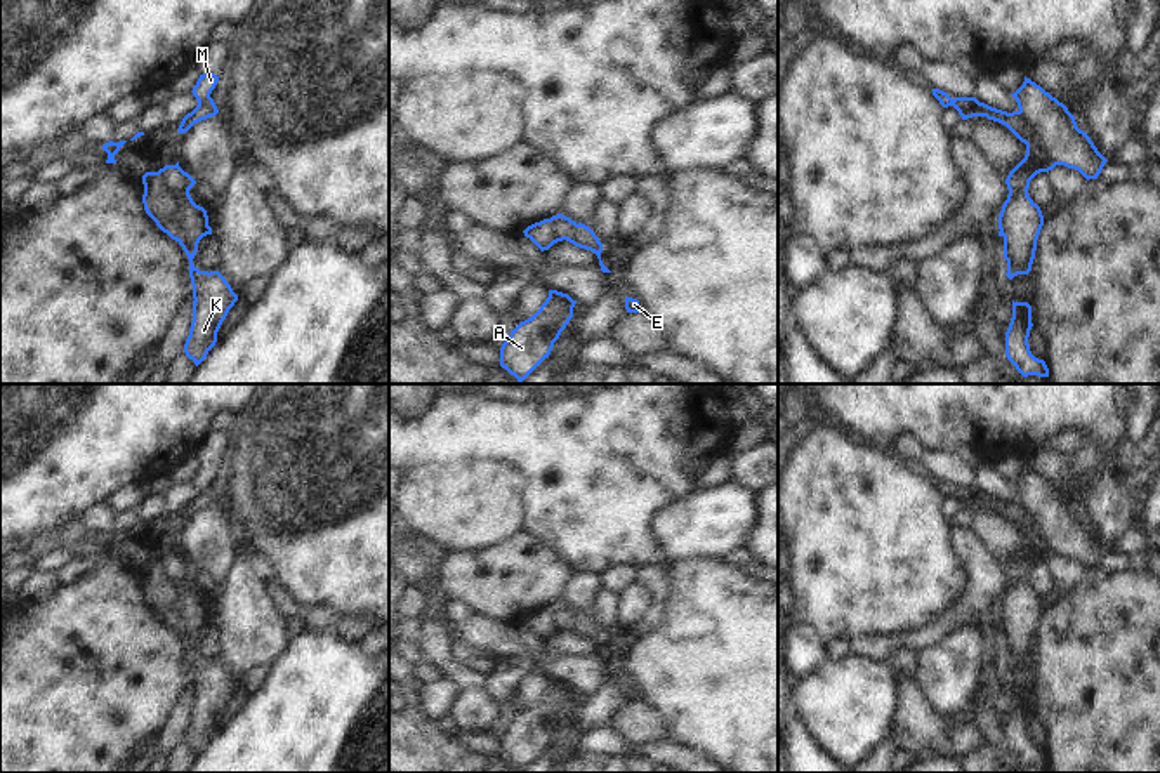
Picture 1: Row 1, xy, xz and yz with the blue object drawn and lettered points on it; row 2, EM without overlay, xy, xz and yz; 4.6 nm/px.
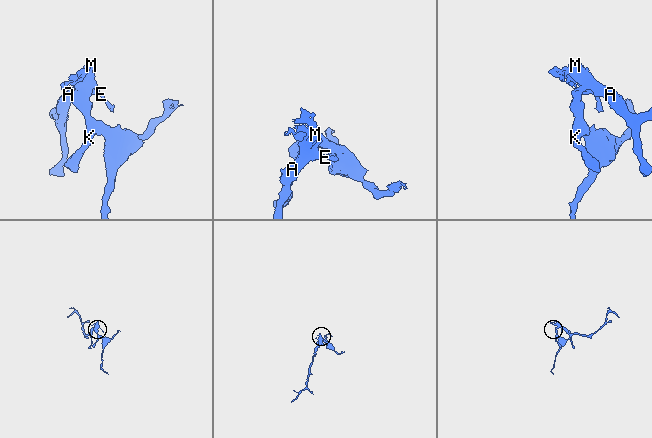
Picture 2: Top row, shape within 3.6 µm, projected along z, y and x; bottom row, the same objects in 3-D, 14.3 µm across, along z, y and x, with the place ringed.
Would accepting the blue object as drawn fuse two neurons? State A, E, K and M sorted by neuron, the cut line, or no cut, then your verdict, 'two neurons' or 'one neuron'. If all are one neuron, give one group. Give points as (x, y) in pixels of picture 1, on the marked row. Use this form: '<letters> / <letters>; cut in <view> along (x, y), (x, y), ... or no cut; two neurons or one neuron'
A E M / K; cut in xy along (157, 172), (176, 200), (176, 219), (183, 237), (179, 242); two neurons

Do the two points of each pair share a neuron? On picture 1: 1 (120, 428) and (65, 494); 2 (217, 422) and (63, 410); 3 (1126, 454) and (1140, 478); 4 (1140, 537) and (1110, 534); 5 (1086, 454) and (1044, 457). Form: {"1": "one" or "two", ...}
{"1": "one", "2": "two", "3": "one", "4": "two", "5": "one"}

